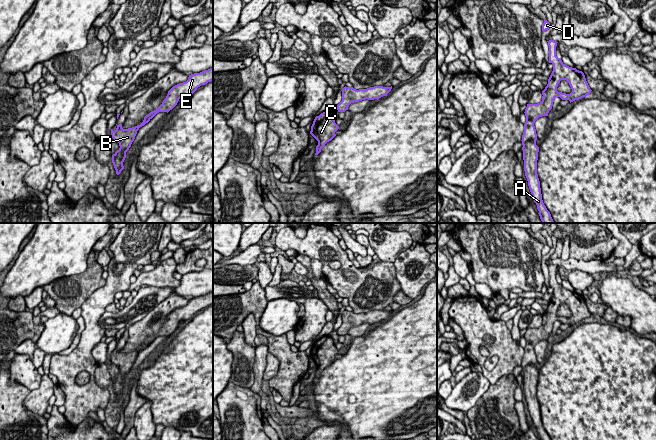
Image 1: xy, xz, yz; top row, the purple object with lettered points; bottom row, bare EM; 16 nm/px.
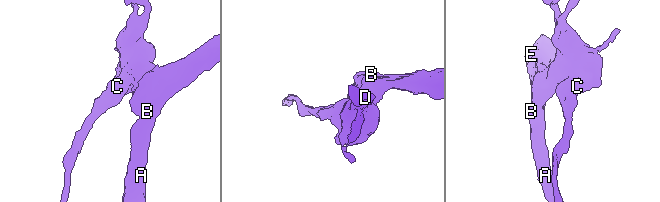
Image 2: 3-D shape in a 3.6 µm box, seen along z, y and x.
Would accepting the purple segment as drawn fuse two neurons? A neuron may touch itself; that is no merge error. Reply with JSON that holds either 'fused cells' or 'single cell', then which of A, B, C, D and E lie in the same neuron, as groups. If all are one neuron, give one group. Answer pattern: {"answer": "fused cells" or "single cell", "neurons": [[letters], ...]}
{"answer": "single cell", "neurons": [["A", "B", "C", "D", "E"]]}

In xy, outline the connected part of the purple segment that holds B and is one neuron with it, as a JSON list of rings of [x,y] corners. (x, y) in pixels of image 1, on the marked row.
[[[213,68],[189,75],[188,80],[173,86],[163,100],[162,104],[154,111],[144,117],[143,122],[132,128],[123,129],[122,124],[117,125],[116,130],[111,129],[111,138],[119,143],[120,148],[112,155],[112,163],[119,175],[124,169],[123,162],[126,158],[126,152],[131,147],[137,131],[140,127],[148,123],[157,113],[169,112],[178,103],[181,97],[191,96],[198,87],[205,85],[213,80]]]

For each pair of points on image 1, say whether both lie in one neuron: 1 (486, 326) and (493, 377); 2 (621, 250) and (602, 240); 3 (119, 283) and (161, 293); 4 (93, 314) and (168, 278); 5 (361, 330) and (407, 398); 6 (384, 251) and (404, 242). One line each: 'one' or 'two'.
1: one
2: two
3: two
4: two
5: two
6: one

